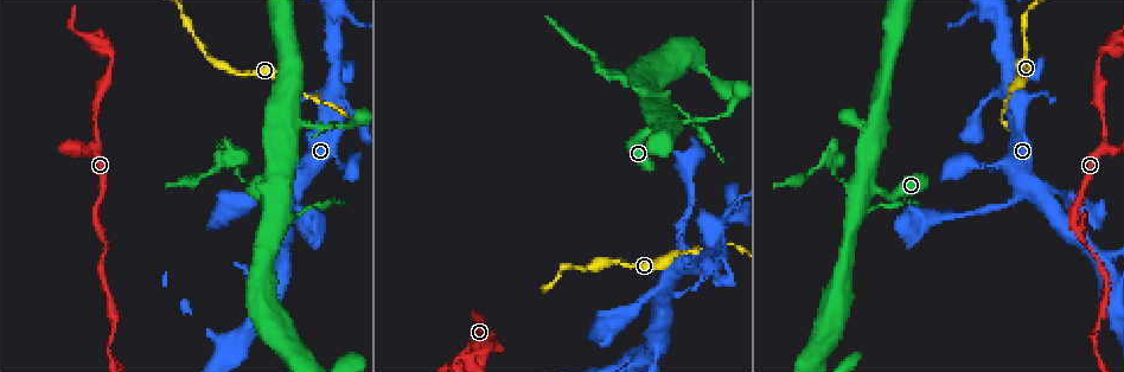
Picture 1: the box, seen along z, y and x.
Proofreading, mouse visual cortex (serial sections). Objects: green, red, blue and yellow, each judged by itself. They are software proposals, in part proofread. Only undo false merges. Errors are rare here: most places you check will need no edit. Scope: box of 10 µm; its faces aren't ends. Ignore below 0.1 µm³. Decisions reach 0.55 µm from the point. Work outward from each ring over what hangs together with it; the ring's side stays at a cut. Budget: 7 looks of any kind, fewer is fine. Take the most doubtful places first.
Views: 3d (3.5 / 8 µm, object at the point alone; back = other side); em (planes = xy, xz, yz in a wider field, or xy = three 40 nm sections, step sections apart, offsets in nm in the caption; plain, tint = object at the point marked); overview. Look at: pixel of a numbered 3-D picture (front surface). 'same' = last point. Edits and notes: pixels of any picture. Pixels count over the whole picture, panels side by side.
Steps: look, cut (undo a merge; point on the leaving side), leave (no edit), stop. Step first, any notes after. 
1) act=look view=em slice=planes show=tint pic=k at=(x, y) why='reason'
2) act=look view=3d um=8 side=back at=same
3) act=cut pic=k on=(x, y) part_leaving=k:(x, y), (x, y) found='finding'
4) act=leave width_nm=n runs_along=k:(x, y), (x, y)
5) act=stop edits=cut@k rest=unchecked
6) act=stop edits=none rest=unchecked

act=look view=3d um=8 pic=1 at=(490, 340) why='sharp bend'

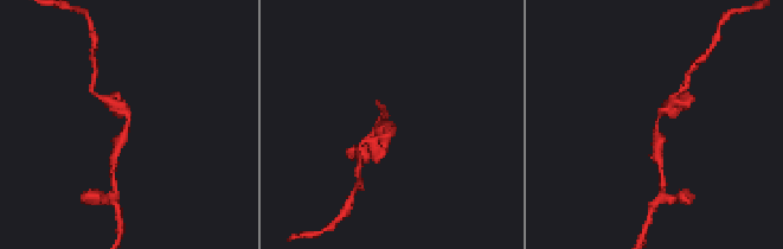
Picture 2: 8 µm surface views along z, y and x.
act=look view=3d um=3.5 at=same why='closer look'

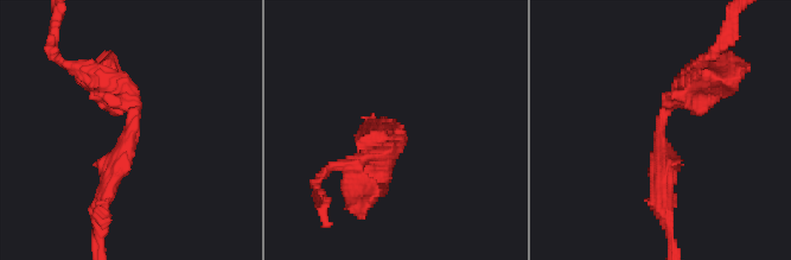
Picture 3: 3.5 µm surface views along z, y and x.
act=look view=em slice=planes show=tint pic=3 at=(665, 109)

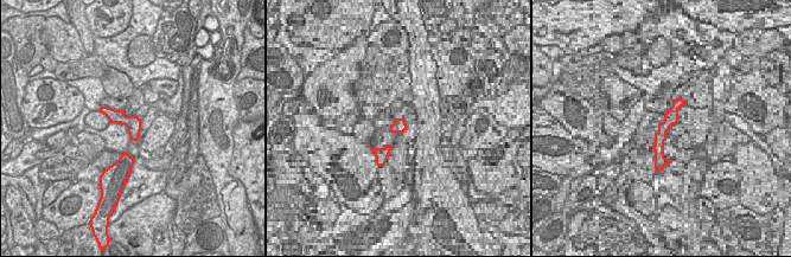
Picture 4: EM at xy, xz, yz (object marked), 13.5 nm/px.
act=leave arm_widths_nm=250,300,300 runs_along=3:(663, 182), (663, 113), (725, 80) found='continuous, no second cell'

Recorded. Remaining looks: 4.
act=look view=3d um=3.5 pic=1 at=(248, 181) why='thin neck'

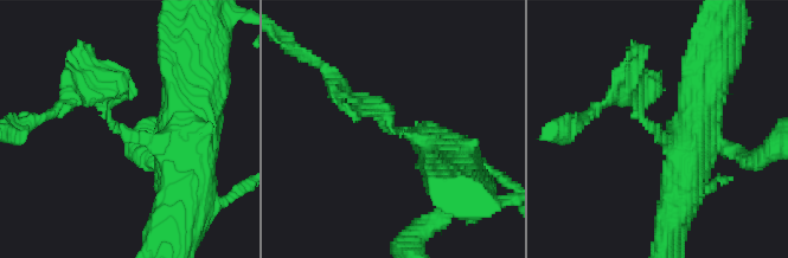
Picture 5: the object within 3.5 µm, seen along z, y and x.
act=look view=em slice=planes show=tint pic=5 at=(125, 130)

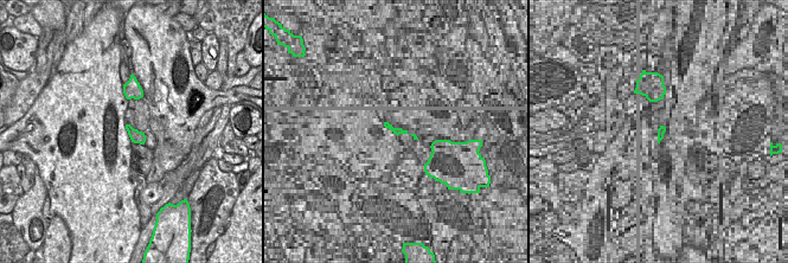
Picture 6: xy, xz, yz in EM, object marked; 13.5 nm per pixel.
act=cut pic=5 on=(129, 94) part_leaving=5:(134, 139), (94, 95), (65, 105) found='two cells meet here'

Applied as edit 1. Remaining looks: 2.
act=stop edits=cut@5 rest=unchecked

